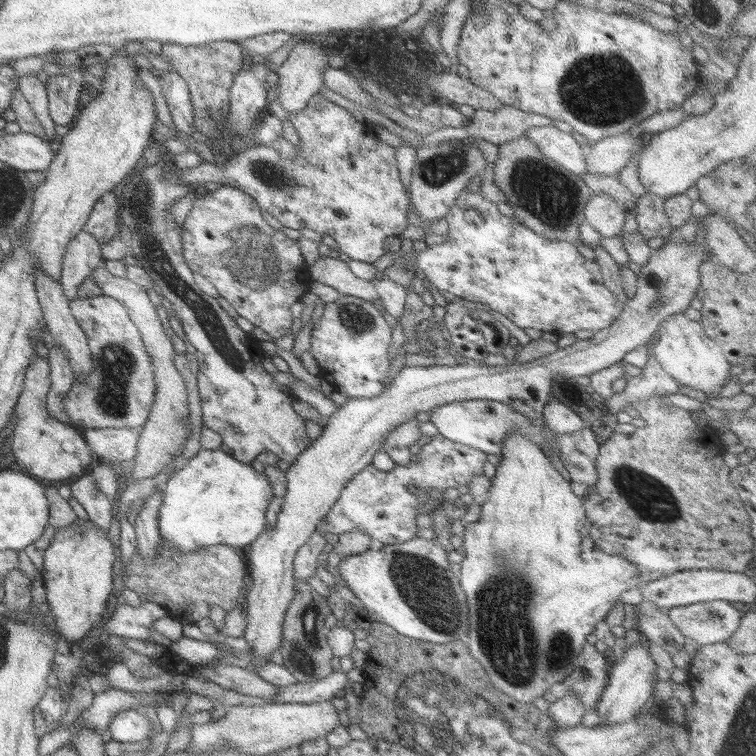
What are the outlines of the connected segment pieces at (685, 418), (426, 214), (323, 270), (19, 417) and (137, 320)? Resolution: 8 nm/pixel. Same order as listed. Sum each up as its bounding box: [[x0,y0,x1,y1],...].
[[581,396,753,586],[409,138,485,224],[308,256,377,302],[9,357,96,480],[91,268,189,486]]

